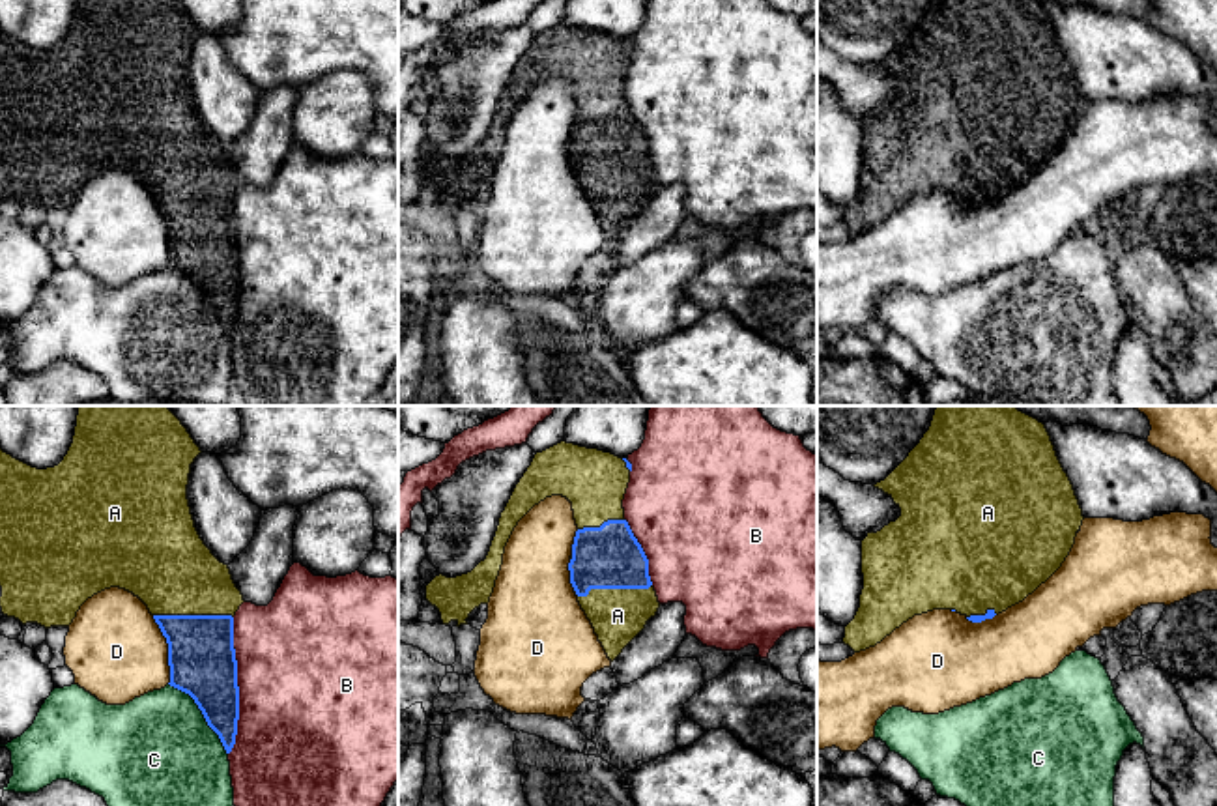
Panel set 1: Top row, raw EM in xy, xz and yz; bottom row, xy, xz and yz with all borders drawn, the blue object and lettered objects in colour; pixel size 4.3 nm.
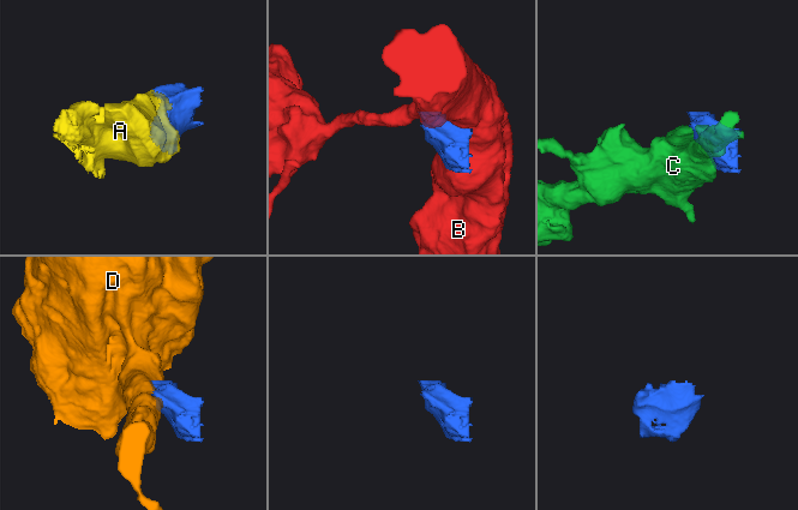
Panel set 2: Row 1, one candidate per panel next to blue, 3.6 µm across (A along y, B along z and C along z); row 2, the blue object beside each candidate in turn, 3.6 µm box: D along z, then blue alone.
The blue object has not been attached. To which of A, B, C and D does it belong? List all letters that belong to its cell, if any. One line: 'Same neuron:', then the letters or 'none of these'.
Same neuron: A

